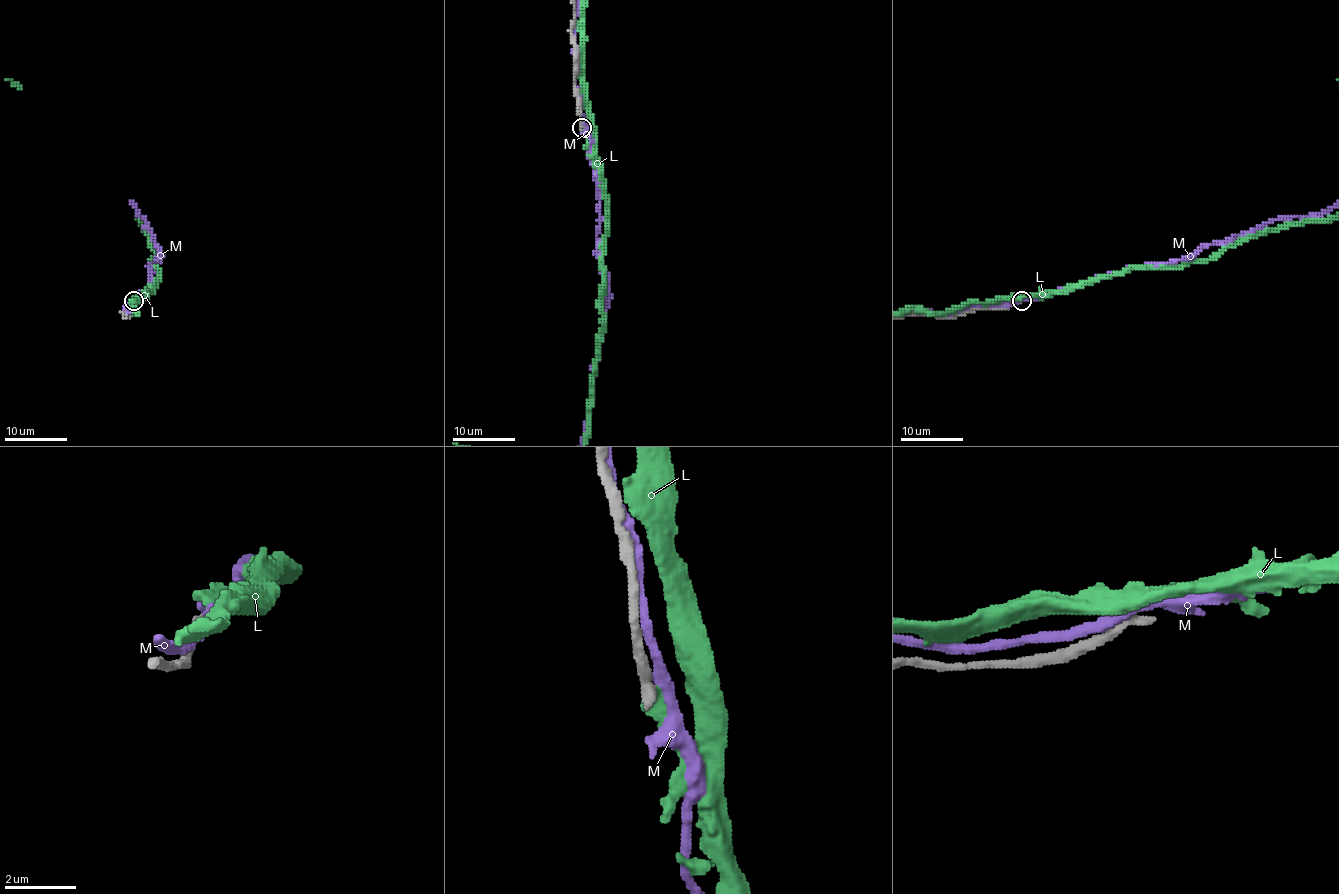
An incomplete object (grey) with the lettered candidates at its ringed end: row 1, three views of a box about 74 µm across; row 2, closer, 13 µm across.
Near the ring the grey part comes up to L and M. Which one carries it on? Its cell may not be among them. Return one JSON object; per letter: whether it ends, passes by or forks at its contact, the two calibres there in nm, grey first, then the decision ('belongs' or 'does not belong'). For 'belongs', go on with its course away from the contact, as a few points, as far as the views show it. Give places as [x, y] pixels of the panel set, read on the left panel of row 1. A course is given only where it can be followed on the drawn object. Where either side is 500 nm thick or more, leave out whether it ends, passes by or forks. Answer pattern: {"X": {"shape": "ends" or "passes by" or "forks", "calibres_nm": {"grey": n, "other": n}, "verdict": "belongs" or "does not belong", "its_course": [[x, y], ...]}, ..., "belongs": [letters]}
{"L": {"shape": "ends", "calibres_nm": {"grey": 280, "other": 340}, "verdict": "does not belong"}, "M": {"shape": "passes by", "calibres_nm": {"grey": 300, "other": 300}, "verdict": "does not belong"}, "belongs": []}

